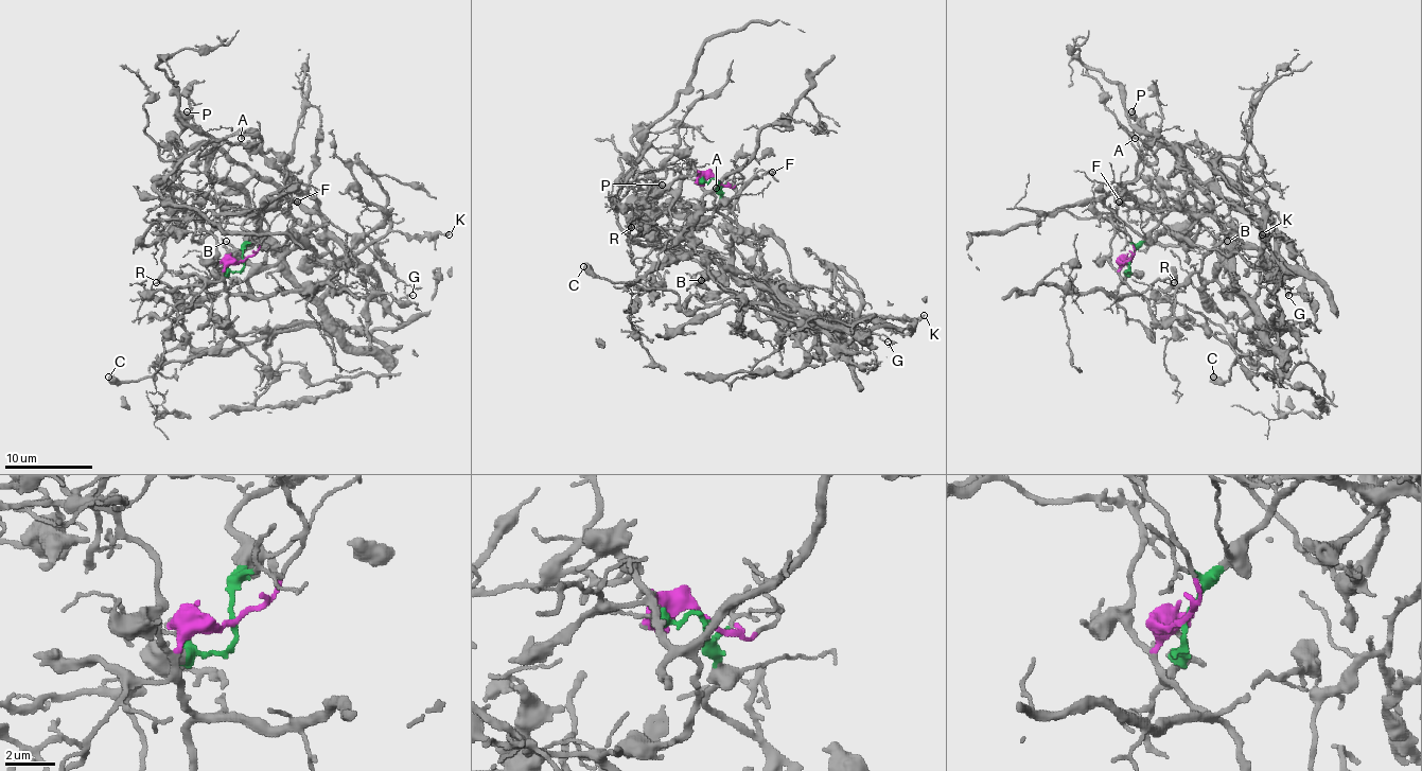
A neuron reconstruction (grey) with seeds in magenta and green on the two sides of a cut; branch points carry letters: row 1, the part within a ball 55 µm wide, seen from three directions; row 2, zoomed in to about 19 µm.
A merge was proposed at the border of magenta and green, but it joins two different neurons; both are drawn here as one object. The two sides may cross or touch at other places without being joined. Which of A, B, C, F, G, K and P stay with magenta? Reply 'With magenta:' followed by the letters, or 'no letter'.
With magenta: P

